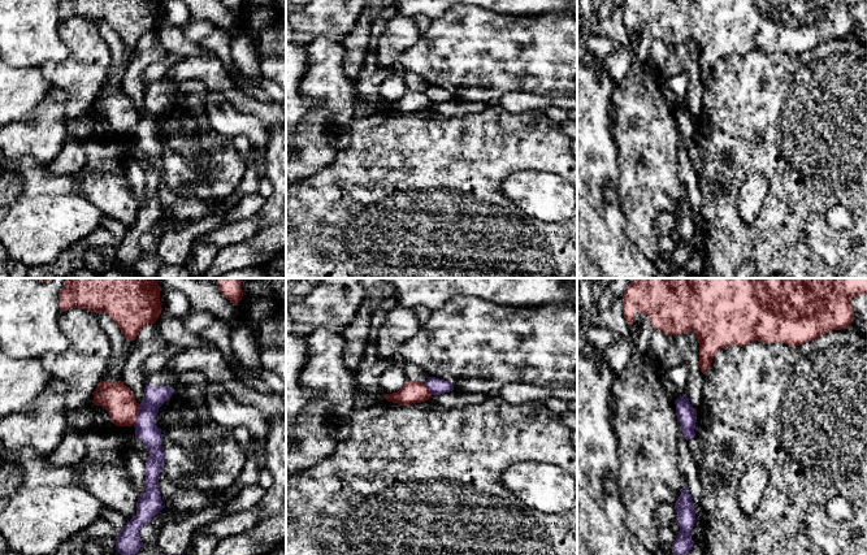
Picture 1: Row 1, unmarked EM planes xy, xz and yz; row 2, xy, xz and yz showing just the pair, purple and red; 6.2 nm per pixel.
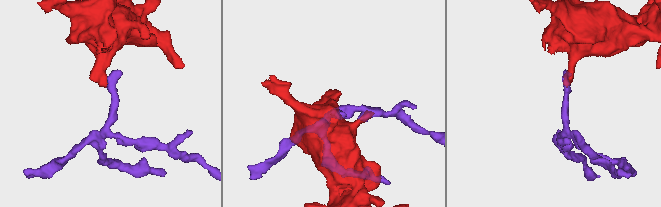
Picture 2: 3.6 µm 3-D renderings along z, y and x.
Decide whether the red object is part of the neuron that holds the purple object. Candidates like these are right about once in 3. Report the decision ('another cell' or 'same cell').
another cell

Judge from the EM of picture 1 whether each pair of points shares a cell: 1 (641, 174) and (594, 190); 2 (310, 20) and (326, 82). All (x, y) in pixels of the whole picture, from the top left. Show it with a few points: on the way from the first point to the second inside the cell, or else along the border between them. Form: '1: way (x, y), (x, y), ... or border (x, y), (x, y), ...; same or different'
1: border (618, 151), (619, 198), (624, 212); different
2: border (341, 42), (317, 37), (306, 46); different

